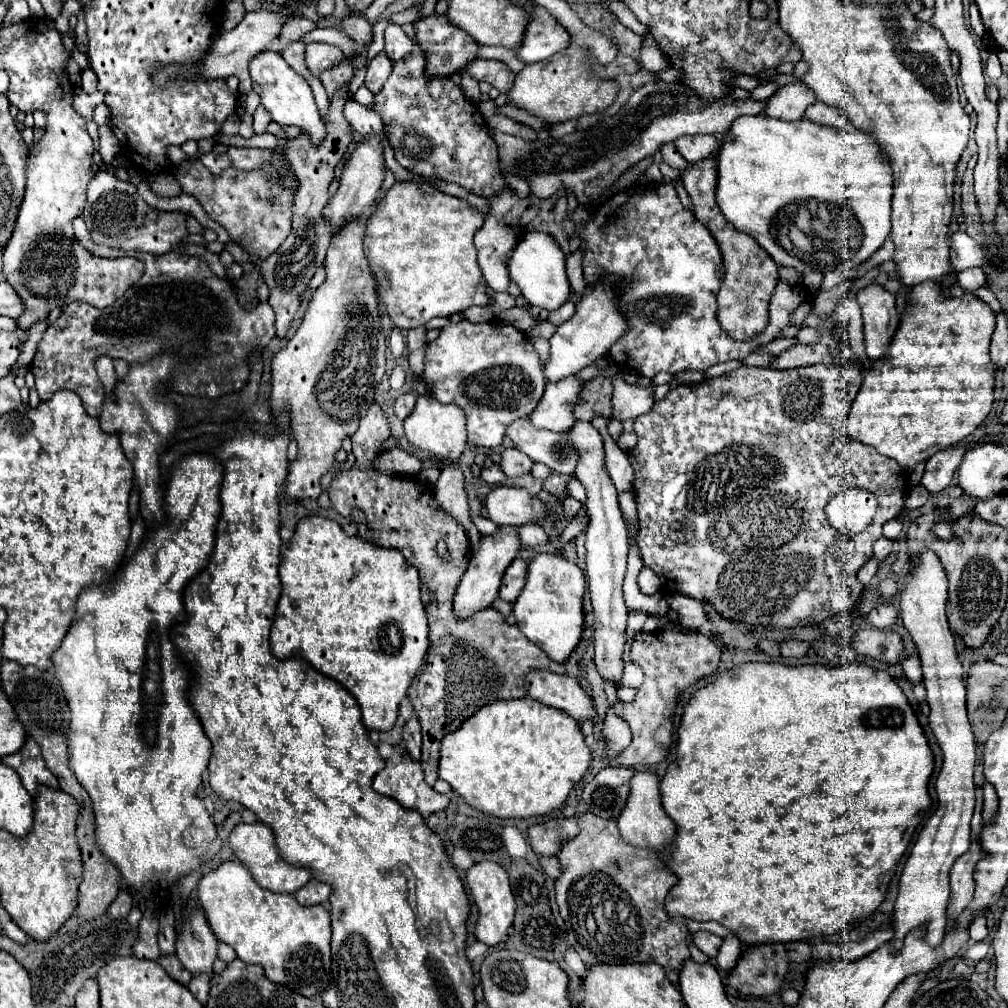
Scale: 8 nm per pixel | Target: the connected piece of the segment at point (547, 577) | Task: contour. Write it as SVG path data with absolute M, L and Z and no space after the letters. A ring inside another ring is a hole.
M540 552L528 560L524 590L512 604L512 614L516 618L516 626L520 628L520 632L530 642L548 652L548 656L552 656L552 660L556 662L564 662L580 640L584 624L582 614L584 584L586 584L584 574L576 564L558 554Z

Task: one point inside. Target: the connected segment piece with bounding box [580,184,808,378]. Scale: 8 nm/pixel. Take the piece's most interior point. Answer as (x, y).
(666, 265)

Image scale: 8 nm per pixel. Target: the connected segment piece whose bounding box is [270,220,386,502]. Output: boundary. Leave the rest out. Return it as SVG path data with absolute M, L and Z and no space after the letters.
M364 220L348 222L338 234L334 234L326 254L326 280L316 288L300 326L288 344L272 358L272 412L290 410L292 436L298 444L298 458L290 464L286 496L288 500L316 500L322 492L322 476L336 464L336 452L342 448L344 438L350 438L360 418L366 416L370 404L376 400L376 386L386 376L386 332L382 328L382 310L374 290L374 278L368 272L366 256L362 250Z

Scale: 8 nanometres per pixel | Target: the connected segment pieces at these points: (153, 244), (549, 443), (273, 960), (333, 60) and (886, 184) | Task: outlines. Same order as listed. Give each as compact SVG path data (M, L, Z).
M98 170L92 176L88 184L88 202L82 218L96 244L122 248L122 250L140 250L150 254L170 252L174 246L182 242L182 236L186 234L184 212L164 212L152 208L142 200L134 184L118 180L108 170Z
M520 418L506 428L506 434L514 446L528 454L534 462L542 462L560 474L574 472L576 452L568 446L564 432L540 432L532 428L526 418Z
M238 860L220 864L200 878L196 898L214 936L232 946L246 964L260 964L266 978L284 984L300 996L320 996L332 974L330 914L322 906L304 908L292 894L274 894L260 888Z
M308 44L306 46L306 68L312 76L320 76L324 70L334 68L344 60L344 54L338 46L332 44Z
M740 116L720 140L716 156L716 202L724 218L752 236L778 266L790 266L802 276L808 272L850 270L868 260L890 234L892 172L876 142L858 128L834 130L806 118L786 122L780 118Z

